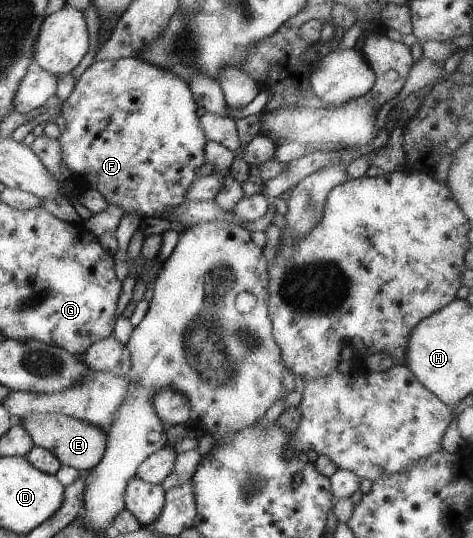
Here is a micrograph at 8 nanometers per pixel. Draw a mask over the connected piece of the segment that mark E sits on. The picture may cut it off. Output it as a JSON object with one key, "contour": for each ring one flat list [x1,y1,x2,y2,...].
{"contour":[[28,413,17,417,20,426,30,435,35,446,53,452,60,465,74,467,79,472,92,468,102,456,106,446,107,433,89,425,86,421,78,420,63,414]]}

